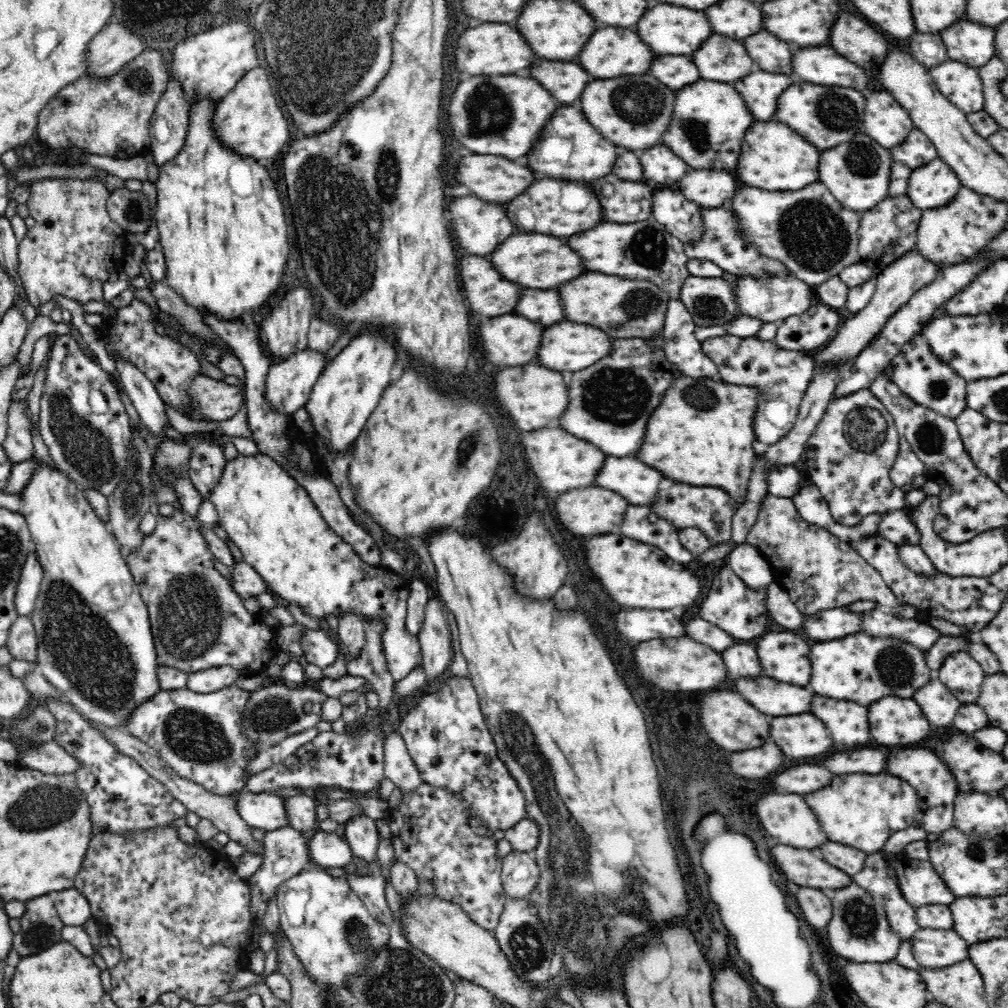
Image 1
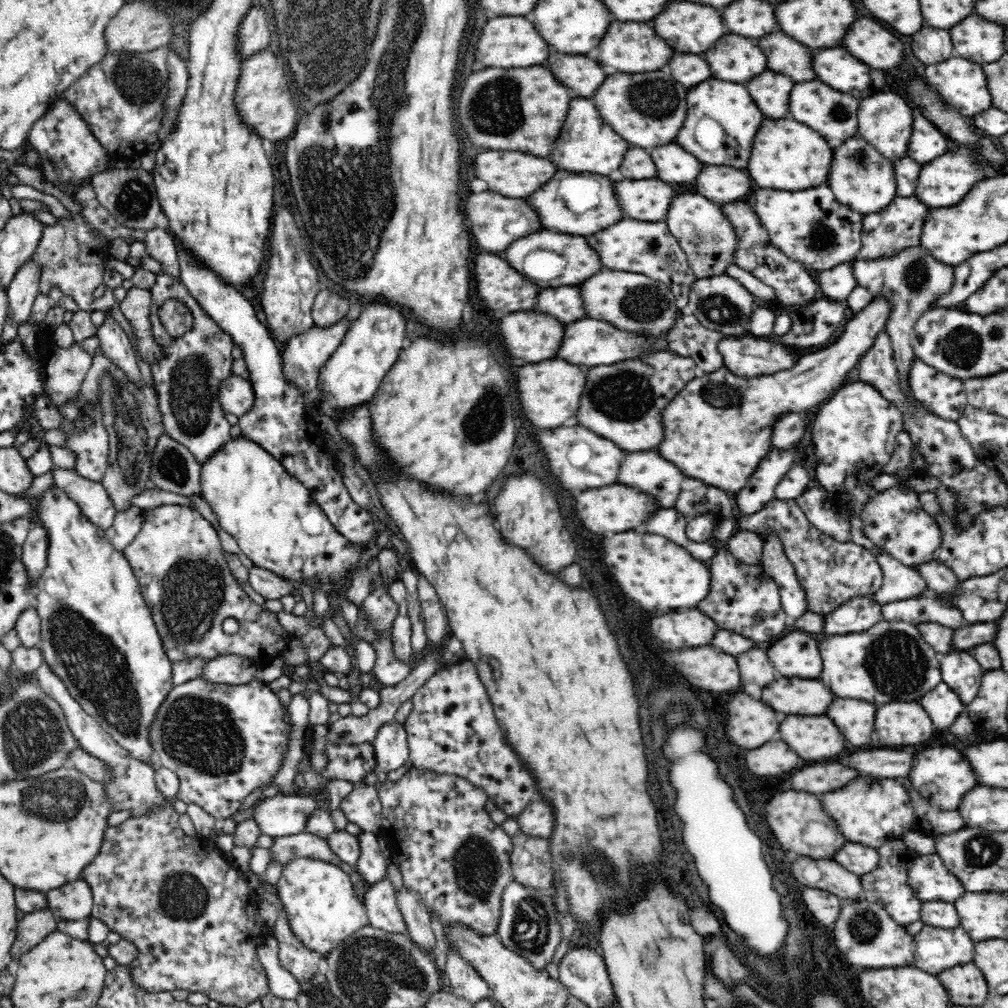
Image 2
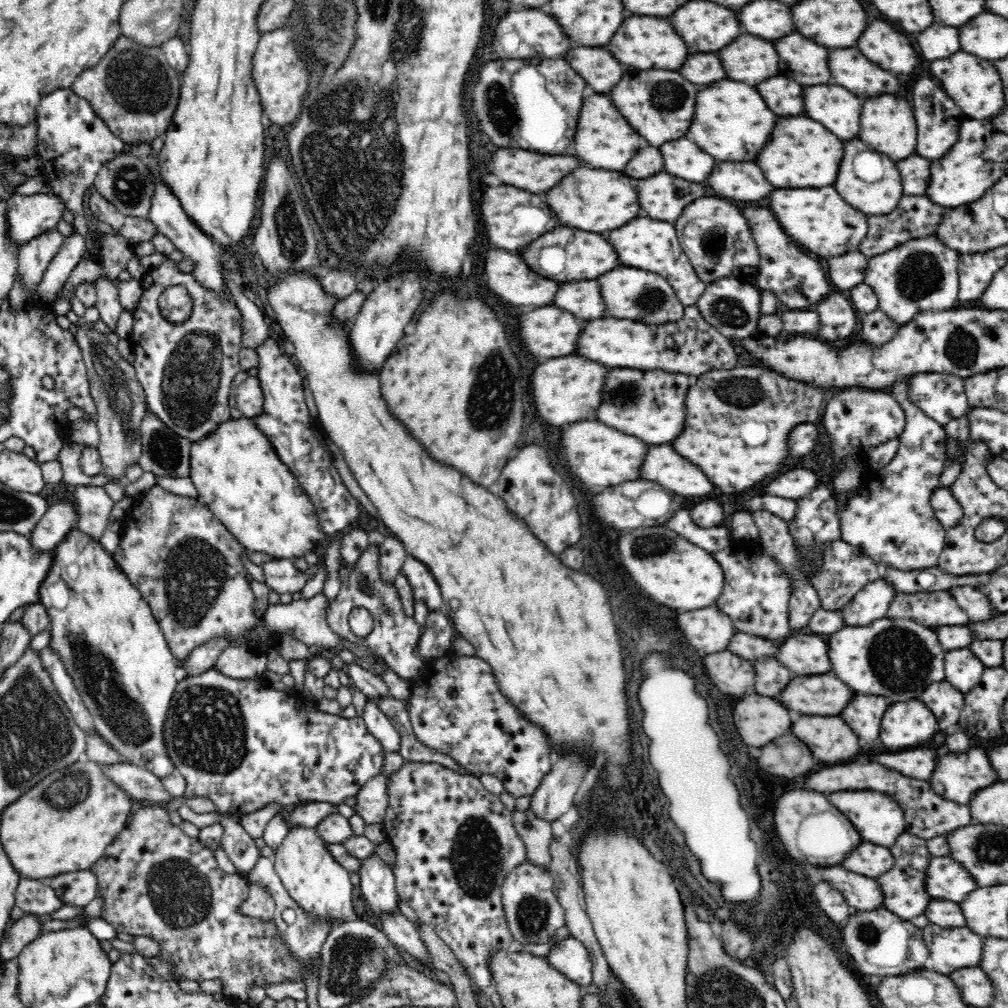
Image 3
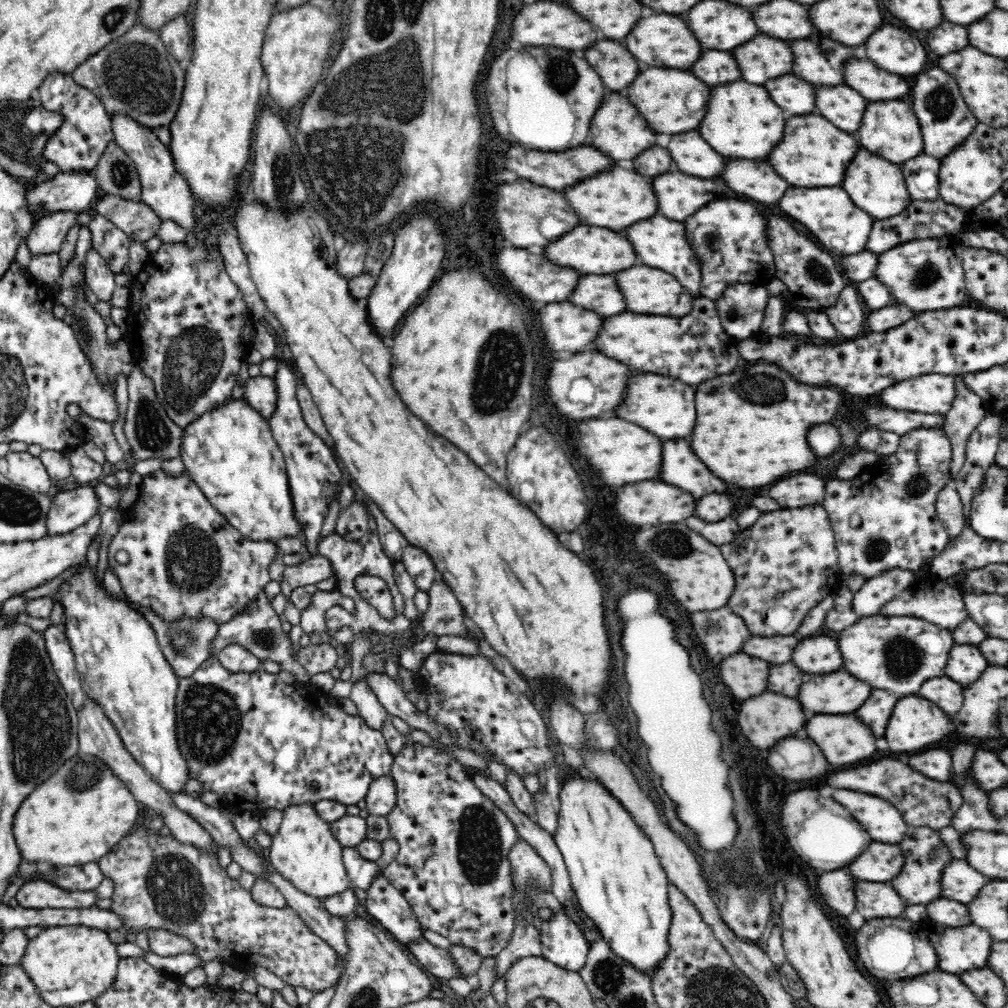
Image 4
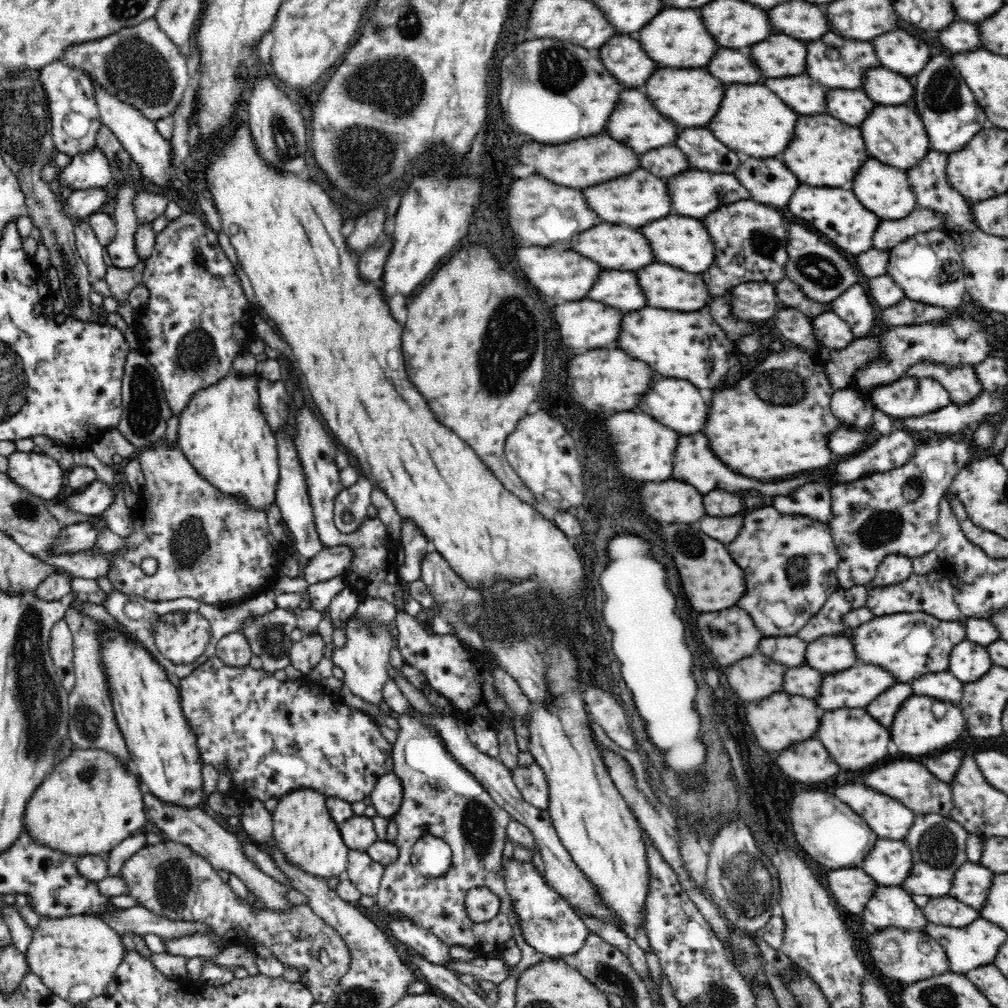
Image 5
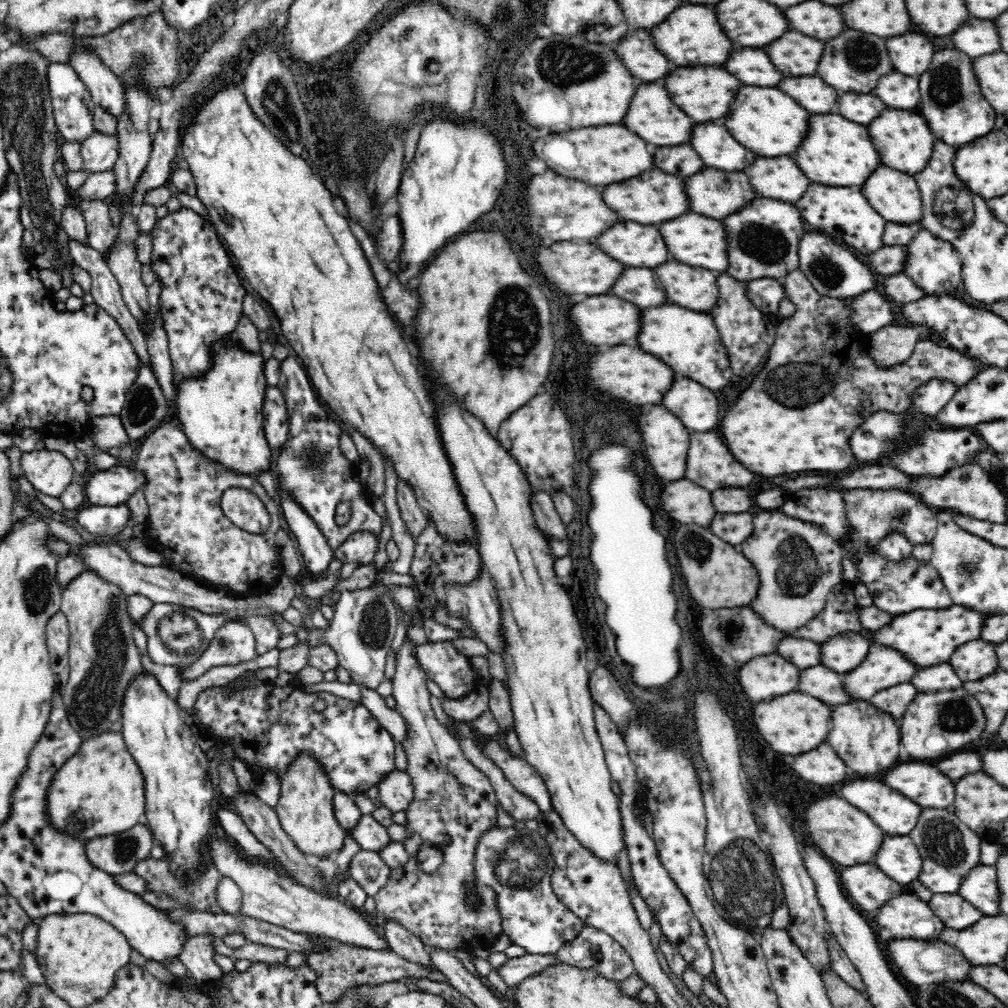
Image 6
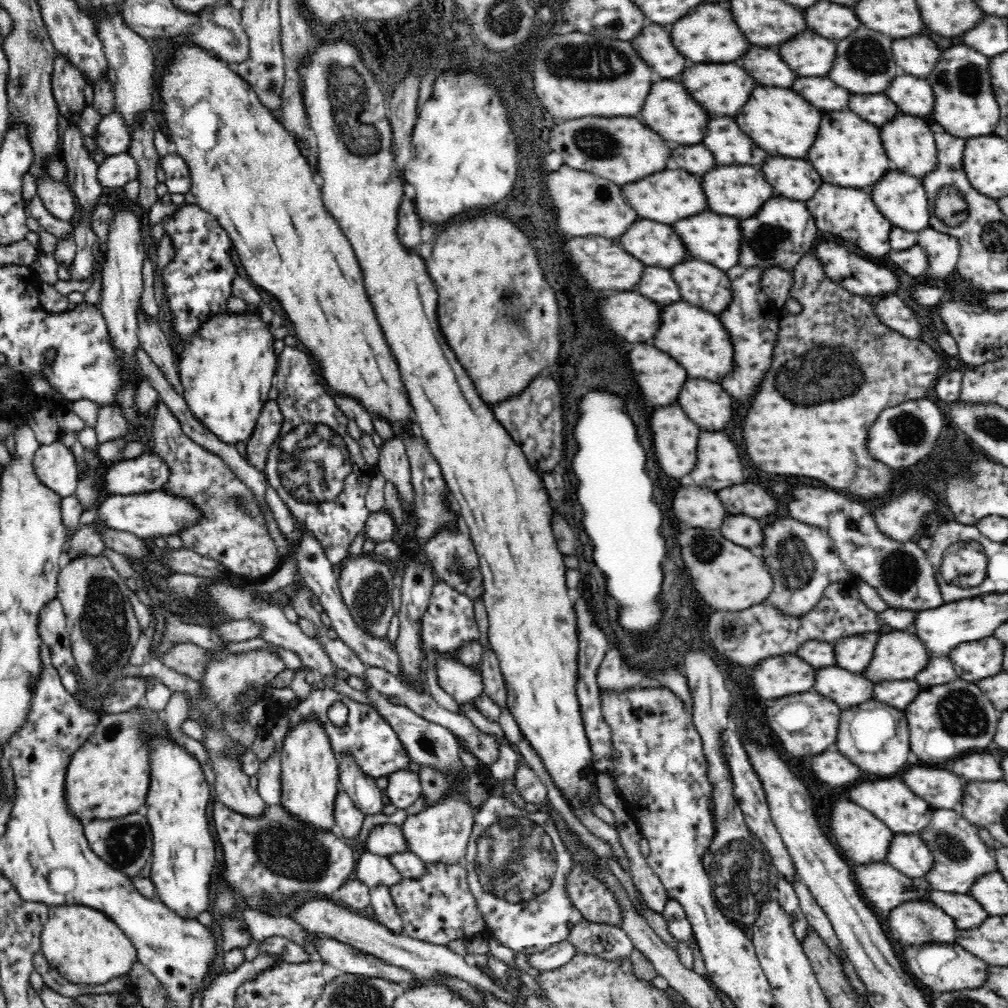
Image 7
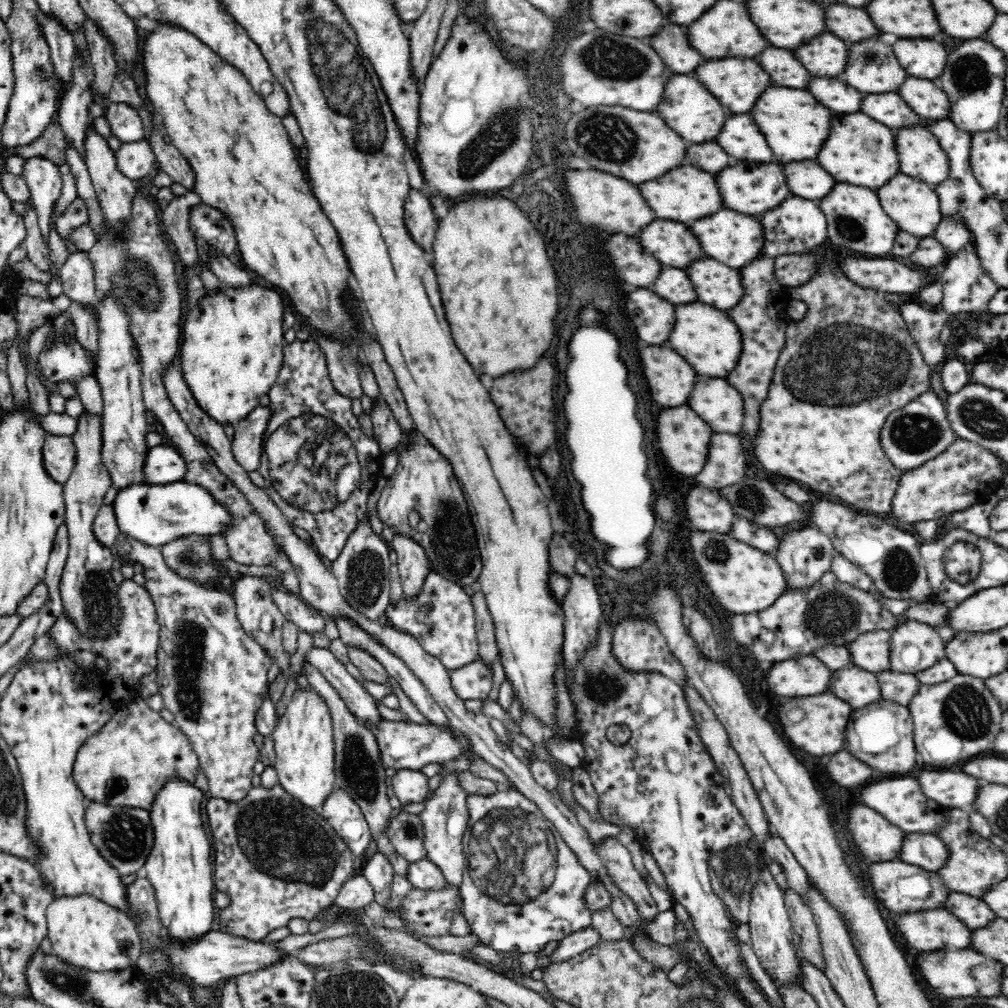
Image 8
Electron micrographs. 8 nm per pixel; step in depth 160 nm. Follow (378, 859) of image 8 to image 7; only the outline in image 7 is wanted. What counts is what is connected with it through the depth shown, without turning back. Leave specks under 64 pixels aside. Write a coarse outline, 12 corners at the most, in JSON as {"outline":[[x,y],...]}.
{"outline":[[389,887],[369,889],[374,919],[394,934],[405,934]]}

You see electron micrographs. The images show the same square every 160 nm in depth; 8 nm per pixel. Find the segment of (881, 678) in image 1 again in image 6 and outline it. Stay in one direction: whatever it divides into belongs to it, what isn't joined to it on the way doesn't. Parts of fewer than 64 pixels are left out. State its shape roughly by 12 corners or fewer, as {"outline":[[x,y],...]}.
{"outline":[[918,609],[874,631],[872,645],[915,668],[949,663],[986,615]]}

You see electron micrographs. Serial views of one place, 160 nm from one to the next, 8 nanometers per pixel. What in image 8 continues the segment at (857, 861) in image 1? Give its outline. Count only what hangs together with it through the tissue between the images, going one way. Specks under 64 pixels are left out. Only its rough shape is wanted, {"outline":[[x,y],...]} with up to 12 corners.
{"outline":[[905,833],[897,860],[937,872],[948,850],[934,833]]}

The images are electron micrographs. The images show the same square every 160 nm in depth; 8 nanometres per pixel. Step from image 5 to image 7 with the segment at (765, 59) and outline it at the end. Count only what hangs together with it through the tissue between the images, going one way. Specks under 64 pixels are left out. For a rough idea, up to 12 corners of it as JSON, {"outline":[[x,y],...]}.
{"outline":[[808,30],[778,52],[802,76],[826,76],[834,42]]}

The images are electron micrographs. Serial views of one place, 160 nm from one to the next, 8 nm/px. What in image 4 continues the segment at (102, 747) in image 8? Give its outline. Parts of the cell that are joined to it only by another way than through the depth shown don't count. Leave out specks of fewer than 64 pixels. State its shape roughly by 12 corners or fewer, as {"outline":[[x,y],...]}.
{"outline":[[79,751],[23,800],[22,860],[82,867],[143,814],[104,761]]}

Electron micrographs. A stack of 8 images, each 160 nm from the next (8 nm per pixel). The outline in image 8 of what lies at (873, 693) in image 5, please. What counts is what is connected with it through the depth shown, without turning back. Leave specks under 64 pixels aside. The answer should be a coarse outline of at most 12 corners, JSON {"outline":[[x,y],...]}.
{"outline":[[934,627],[891,630],[892,672],[915,675],[946,658]]}

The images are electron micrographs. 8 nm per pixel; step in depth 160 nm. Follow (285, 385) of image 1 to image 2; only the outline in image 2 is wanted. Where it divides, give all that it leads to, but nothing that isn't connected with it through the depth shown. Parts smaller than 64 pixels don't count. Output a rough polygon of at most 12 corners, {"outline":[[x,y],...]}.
{"outline":[[348,320],[293,336],[286,381],[307,394],[348,332]]}

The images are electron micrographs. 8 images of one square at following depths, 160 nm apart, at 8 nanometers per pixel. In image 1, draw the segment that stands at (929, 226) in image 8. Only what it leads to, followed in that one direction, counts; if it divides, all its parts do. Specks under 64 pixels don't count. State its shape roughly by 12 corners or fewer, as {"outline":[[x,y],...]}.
{"outline":[[856,134],[820,154],[820,182],[867,211],[888,197],[888,149]]}

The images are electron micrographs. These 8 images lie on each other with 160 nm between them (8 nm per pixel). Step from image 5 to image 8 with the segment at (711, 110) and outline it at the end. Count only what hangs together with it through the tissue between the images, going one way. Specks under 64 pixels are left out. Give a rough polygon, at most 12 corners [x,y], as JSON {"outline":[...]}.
{"outline":[[754,60],[706,62],[696,80],[734,114],[770,86]]}

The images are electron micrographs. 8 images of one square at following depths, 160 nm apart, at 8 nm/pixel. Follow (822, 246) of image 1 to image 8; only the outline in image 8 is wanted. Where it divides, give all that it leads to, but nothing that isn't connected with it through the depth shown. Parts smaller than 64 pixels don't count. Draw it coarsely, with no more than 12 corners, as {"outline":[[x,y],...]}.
{"outline":[[836,184],[820,200],[828,240],[885,258],[898,226],[876,192]]}

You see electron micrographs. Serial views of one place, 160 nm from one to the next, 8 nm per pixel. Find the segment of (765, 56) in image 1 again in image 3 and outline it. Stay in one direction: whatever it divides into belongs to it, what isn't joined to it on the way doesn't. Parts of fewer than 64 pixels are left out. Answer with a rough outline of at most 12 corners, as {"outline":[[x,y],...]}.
{"outline":[[790,34],[774,42],[780,74],[828,84],[828,50]]}

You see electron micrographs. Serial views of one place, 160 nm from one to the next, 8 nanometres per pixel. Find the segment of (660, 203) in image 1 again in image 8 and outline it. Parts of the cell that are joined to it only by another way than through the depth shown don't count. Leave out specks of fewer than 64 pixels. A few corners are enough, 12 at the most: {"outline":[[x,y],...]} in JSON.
{"outline":[[786,198],[764,212],[768,258],[813,252],[828,238],[814,201]]}

